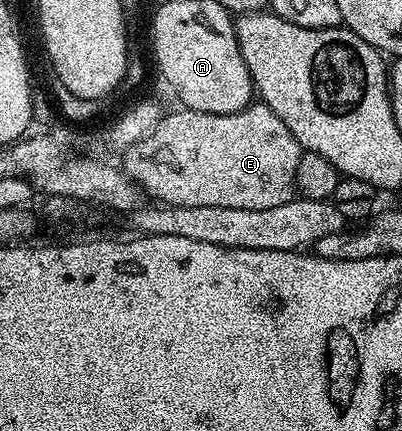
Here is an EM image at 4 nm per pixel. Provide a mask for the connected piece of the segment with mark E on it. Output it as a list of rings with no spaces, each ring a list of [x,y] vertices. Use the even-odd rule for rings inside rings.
[[[254,101],[244,110],[236,113],[204,113],[203,111],[189,109],[177,110],[172,112],[171,115],[170,112],[163,114],[162,119],[156,125],[156,129],[152,129],[152,133],[148,133],[148,137],[144,137],[136,145],[125,148],[123,155],[126,156],[123,157],[122,163],[120,162],[121,170],[125,171],[132,181],[140,184],[151,200],[168,207],[228,205],[228,209],[276,209],[276,205],[284,205],[289,199],[295,198],[296,165],[300,165],[300,157],[303,153],[302,146],[296,141],[296,137],[292,137],[292,133],[288,133],[288,125],[284,125],[284,121],[280,121],[280,117],[276,117],[276,113],[272,113],[272,109],[268,104]]]

